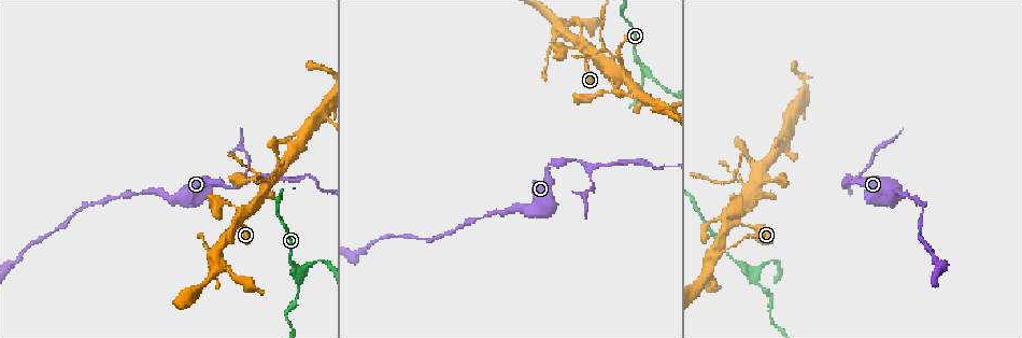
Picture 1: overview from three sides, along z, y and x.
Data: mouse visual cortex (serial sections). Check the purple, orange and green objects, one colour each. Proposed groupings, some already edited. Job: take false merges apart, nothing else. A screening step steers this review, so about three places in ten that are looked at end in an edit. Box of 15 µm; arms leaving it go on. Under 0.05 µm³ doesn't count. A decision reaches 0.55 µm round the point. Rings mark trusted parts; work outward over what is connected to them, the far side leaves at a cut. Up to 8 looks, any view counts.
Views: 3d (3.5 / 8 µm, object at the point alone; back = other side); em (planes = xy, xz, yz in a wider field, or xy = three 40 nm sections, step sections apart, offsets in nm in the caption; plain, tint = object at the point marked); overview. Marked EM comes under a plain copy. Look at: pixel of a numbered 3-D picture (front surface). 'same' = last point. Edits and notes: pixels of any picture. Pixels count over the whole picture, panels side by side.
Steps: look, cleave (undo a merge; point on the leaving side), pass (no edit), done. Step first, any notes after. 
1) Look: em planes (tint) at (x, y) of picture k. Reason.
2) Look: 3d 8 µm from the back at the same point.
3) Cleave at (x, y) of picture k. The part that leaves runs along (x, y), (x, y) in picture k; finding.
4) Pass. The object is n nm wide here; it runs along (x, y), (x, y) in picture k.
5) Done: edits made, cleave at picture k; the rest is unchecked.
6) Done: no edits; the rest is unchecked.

Look: 3d 8 µm at (303, 272) of picture 1. Sharp bend.

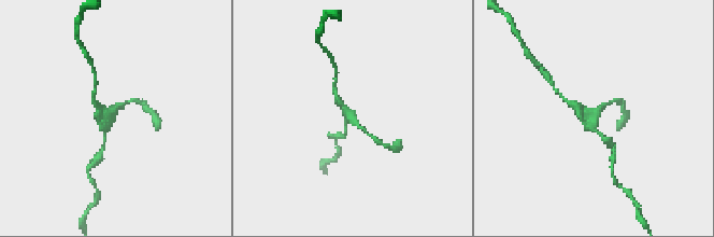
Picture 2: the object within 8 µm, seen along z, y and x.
Look: em xy step 1 (tint) at (351, 116) of picture 2.

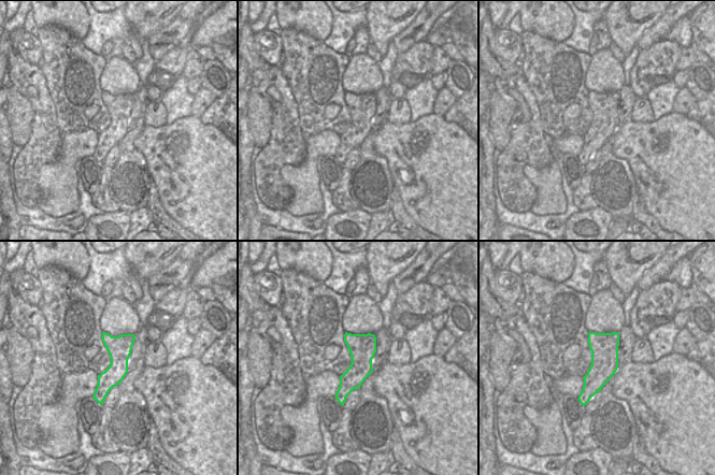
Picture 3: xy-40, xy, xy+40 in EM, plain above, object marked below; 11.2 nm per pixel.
Pass. All the same cell.

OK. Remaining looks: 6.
Look: 3d 3.5 µm at (584, 52) of picture 1. A narrow waist.

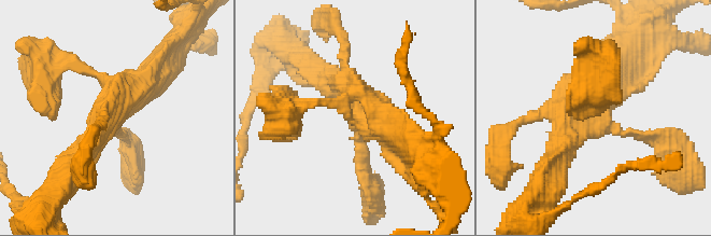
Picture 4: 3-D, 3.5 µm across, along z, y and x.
Look: em planes (tint) at (120, 113) of picture 4. Now the EM.

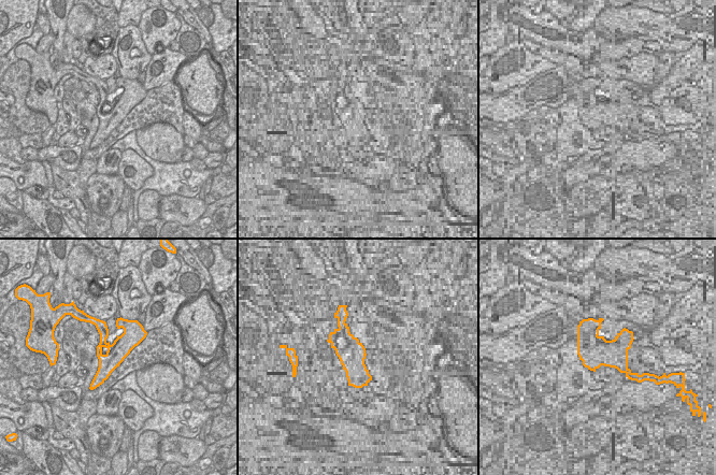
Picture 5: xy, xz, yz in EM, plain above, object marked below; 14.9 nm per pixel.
Pass. It runs along (120, 325), (126, 342), (95, 384) in picture 5; all the same cell.

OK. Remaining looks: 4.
Look: 3d 8 µm at (794, 112) of picture 1.

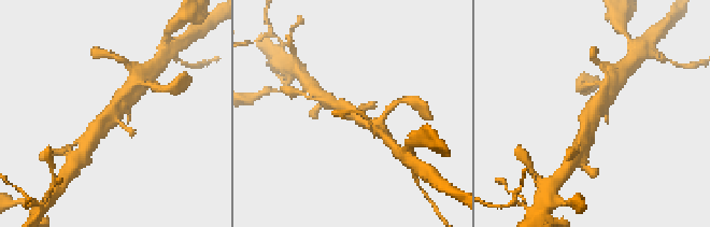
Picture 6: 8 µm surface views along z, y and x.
Look: 3d 3.5 µm at (590, 114) of picture 6. Zoom in.

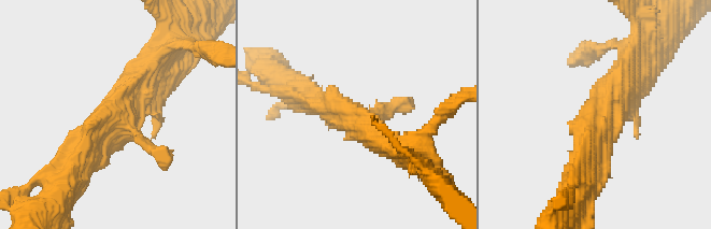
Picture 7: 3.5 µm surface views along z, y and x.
Look: em xy step 3 (tint) at (602, 114) of picture 7. 4 arms meet here; the arms are 150, 150, 350, 350 nm wide; shape alone is not enough.

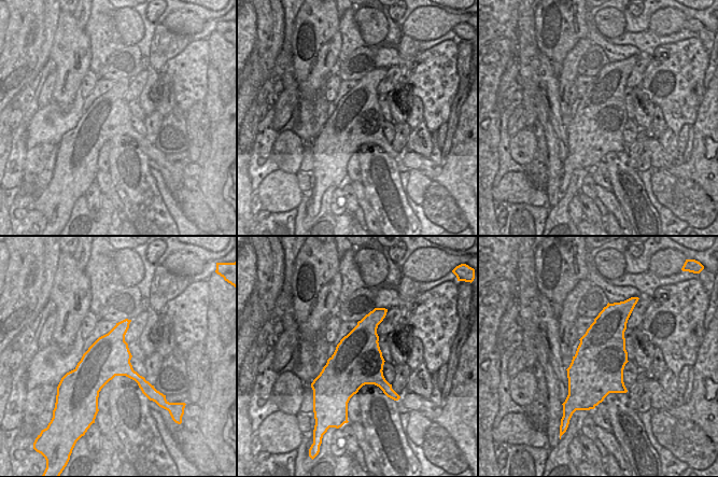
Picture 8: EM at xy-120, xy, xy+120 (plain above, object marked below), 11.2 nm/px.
Pass. It runs along (70, 169), (153, 63) in picture 7; all the same cell.

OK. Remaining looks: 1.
Done: no edits; the rest is unchecked.

